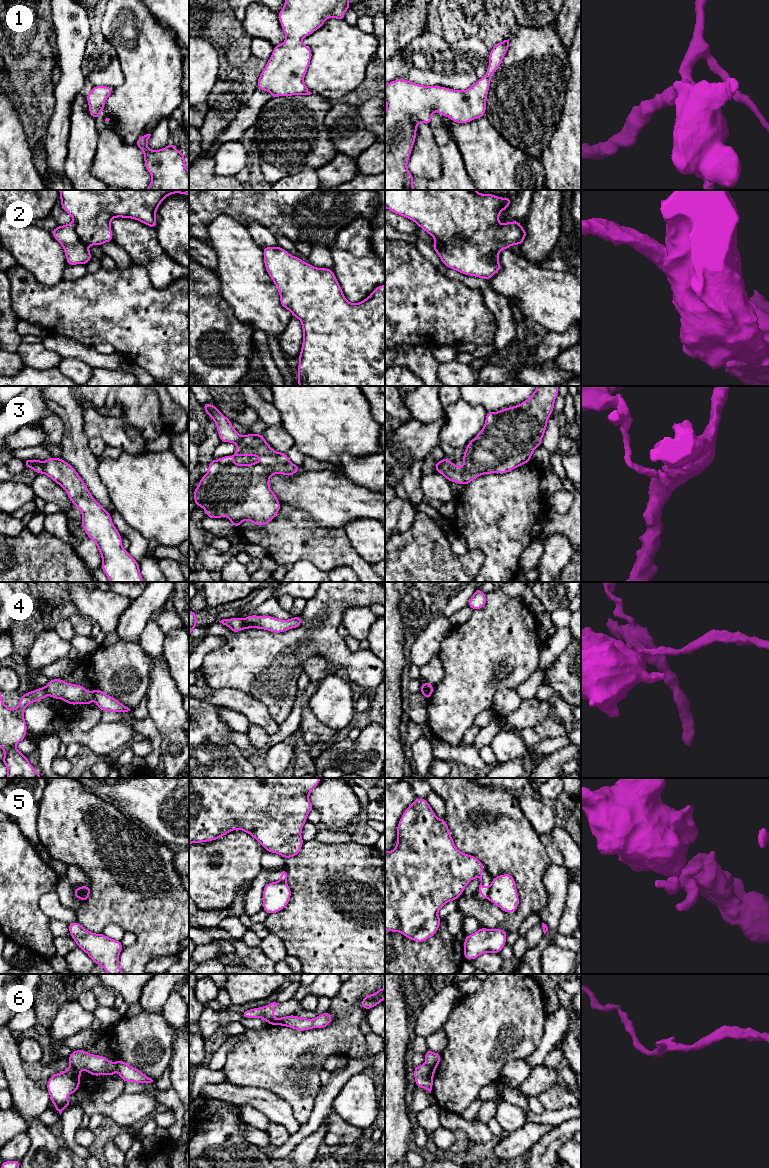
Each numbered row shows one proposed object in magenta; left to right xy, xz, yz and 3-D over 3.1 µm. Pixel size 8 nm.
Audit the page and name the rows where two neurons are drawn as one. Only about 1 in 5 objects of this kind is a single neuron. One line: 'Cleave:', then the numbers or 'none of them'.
Cleave: 3, 4, 5, 6

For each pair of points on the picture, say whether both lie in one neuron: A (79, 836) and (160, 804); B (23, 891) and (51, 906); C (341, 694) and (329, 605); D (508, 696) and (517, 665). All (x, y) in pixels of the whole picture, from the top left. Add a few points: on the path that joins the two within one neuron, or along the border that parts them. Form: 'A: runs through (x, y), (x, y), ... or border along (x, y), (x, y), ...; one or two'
A: border along (109, 802), (148, 829); two
B: border along (55, 890), (39, 900), (51, 919); two
C: border along (345, 675), (350, 683); two
D: border along (514, 687), (499, 689), (494, 694), (491, 703); two

